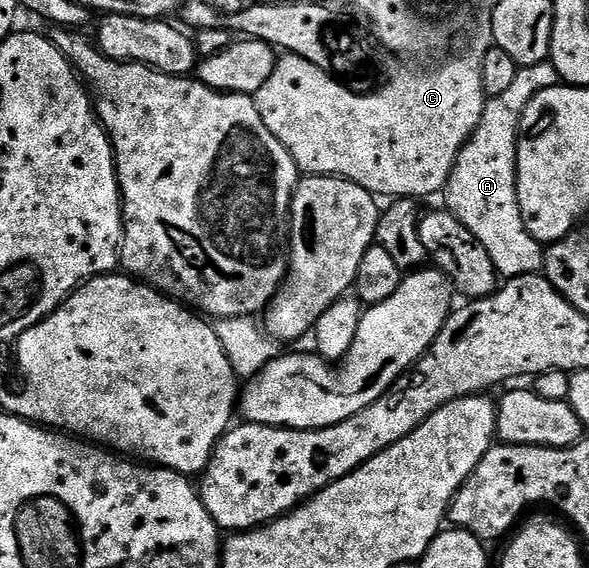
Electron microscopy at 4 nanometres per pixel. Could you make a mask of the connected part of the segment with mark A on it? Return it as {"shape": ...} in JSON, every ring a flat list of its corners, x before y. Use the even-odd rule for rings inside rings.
{"shape":[[550,60,520,68,517,79,513,79,513,87,488,100,483,108,481,123,477,123,473,135,460,151,457,163,447,180,446,208,481,240,493,259,495,269,500,276,507,279,520,277,522,274,539,273,543,267,544,248,529,235,521,215,515,160,519,146,521,115,529,99,560,84,560,81]]}

